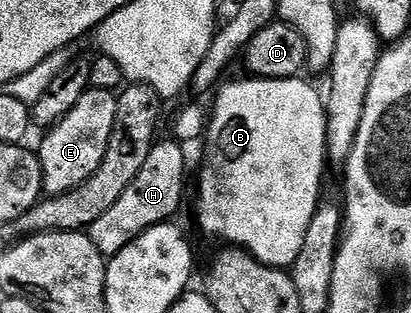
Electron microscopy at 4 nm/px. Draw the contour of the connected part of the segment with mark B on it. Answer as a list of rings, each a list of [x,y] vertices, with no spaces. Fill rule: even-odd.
[[[243,77],[233,83],[225,82],[215,92],[216,104],[212,107],[212,119],[206,123],[206,138],[203,140],[204,164],[200,167],[200,188],[196,191],[196,219],[200,227],[212,239],[225,239],[225,244],[243,248],[253,255],[259,263],[268,267],[281,269],[291,268],[302,249],[302,241],[306,241],[306,229],[316,212],[316,206],[320,204],[322,192],[320,192],[320,178],[326,168],[326,129],[328,128],[328,112],[325,100],[304,80],[304,77],[294,79],[258,79],[255,77]]]

